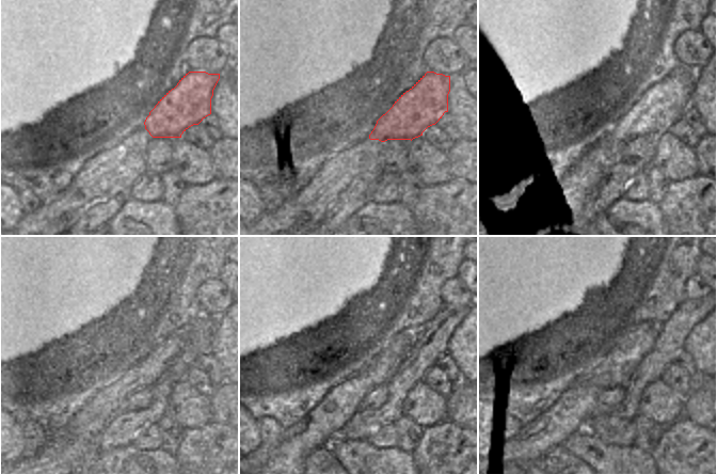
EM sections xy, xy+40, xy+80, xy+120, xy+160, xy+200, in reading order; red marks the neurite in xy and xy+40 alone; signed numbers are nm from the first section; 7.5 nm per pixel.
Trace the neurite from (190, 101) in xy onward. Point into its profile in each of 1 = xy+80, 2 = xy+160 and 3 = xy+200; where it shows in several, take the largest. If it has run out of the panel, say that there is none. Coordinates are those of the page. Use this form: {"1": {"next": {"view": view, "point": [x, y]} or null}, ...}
{"1": {"next": {"view": "xy+80", "point": [662, 106]}}, "2": {"next": {"view": "xy+160", "point": [328, 419]}}, "3": {"next": {"view": "xy+200", "point": [574, 409]}}}

